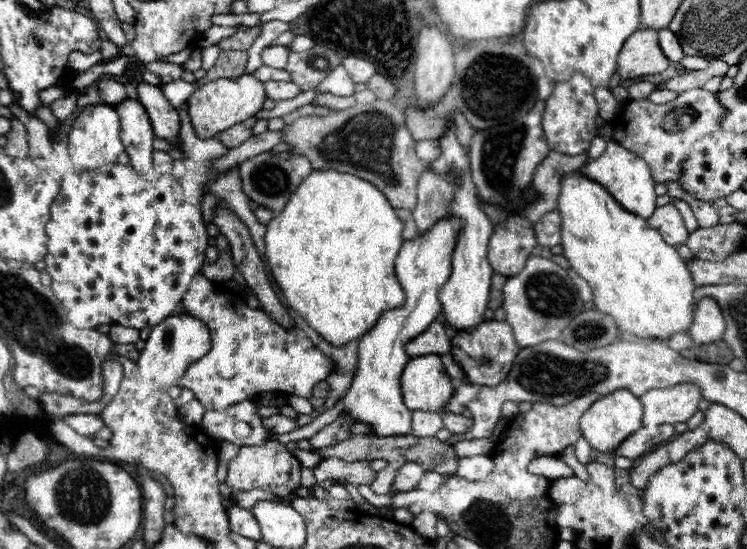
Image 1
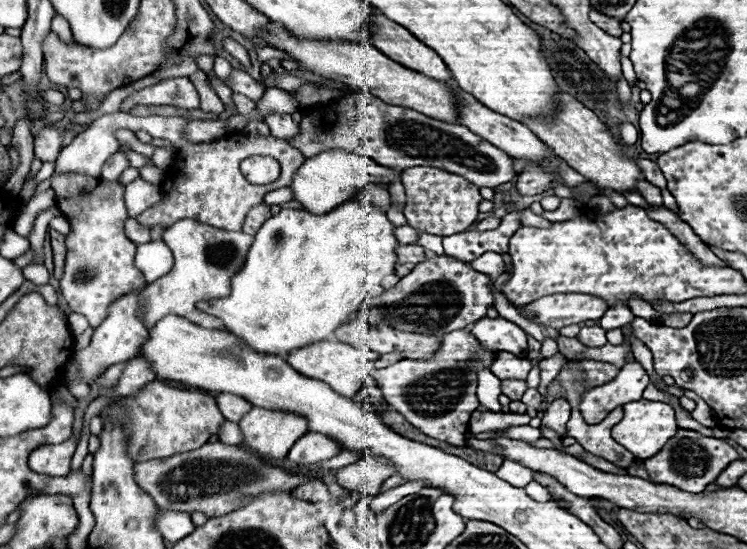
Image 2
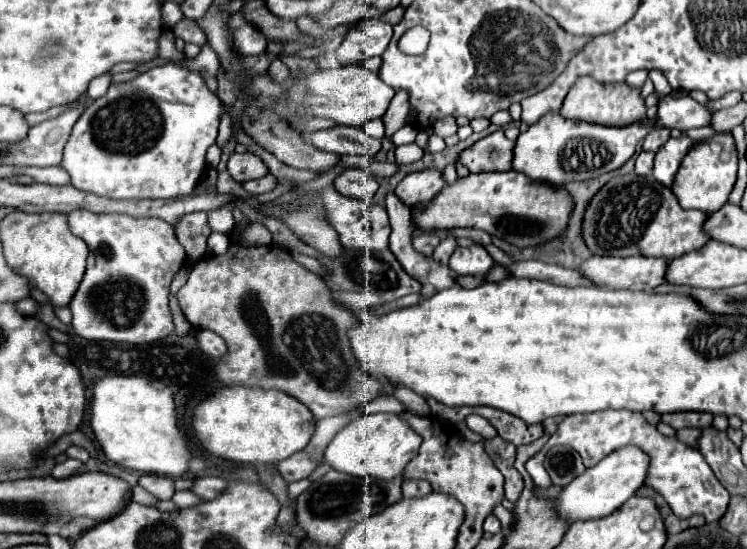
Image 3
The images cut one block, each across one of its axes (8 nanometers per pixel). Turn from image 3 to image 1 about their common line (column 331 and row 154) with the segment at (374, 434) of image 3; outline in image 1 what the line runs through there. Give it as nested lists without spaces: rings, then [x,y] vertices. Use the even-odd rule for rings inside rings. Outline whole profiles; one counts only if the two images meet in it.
[[[450,128],[450,132],[444,138],[440,138],[440,146],[442,146],[442,156],[436,162],[432,162],[434,170],[438,170],[438,174],[442,174],[448,166],[456,166],[462,172],[462,186],[458,188],[456,198],[450,204],[450,212],[464,220],[464,228],[462,228],[462,234],[458,236],[458,246],[454,248],[452,274],[450,274],[446,286],[442,286],[442,290],[438,292],[438,300],[442,304],[442,314],[446,318],[446,322],[456,330],[468,330],[468,328],[476,328],[478,324],[484,322],[484,312],[488,308],[490,282],[492,282],[494,270],[490,268],[486,248],[488,248],[488,240],[492,236],[494,226],[490,224],[488,216],[478,206],[476,186],[470,180],[468,154],[456,140],[456,128]]]

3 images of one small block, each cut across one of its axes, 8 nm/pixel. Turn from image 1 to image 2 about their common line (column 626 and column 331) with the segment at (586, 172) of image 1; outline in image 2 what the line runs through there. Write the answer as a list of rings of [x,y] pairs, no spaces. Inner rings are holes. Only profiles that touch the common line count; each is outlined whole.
[[[326,150],[326,152],[320,152],[316,156],[308,158],[304,162],[304,166],[300,166],[290,188],[294,190],[294,200],[304,204],[304,210],[308,210],[312,214],[328,214],[328,210],[332,210],[334,206],[340,206],[340,204],[356,198],[358,192],[362,188],[366,188],[368,184],[376,184],[376,186],[388,190],[388,186],[396,178],[400,178],[398,170],[380,166],[368,156],[352,154],[352,152],[344,152],[344,150]]]

